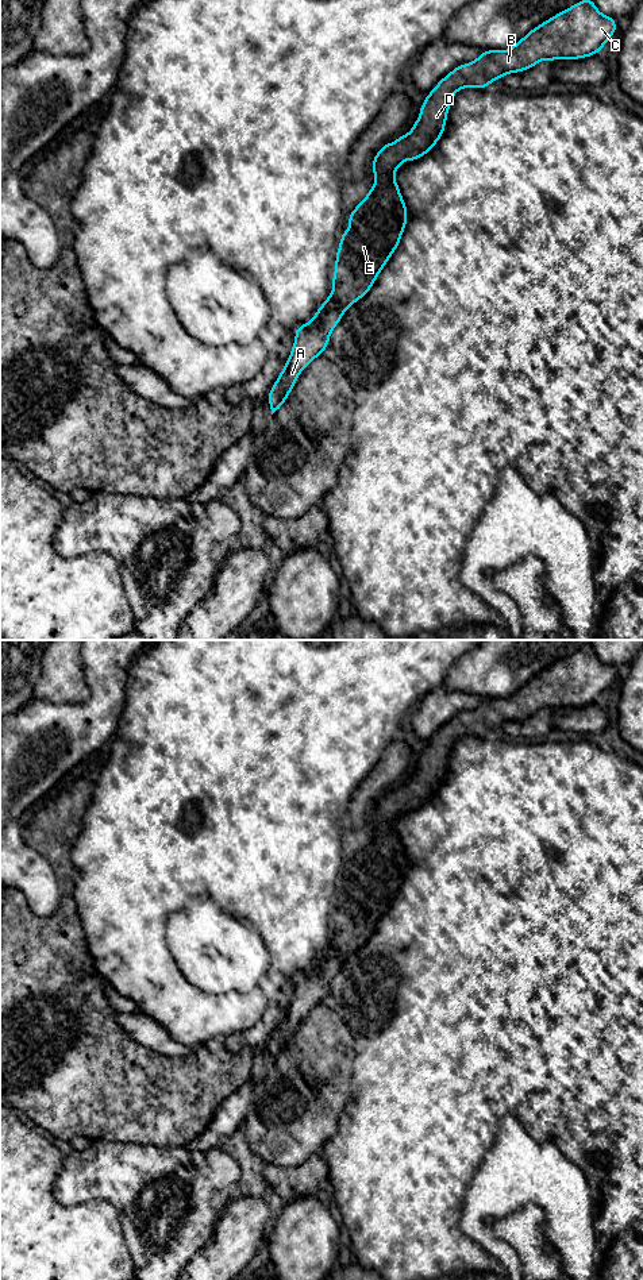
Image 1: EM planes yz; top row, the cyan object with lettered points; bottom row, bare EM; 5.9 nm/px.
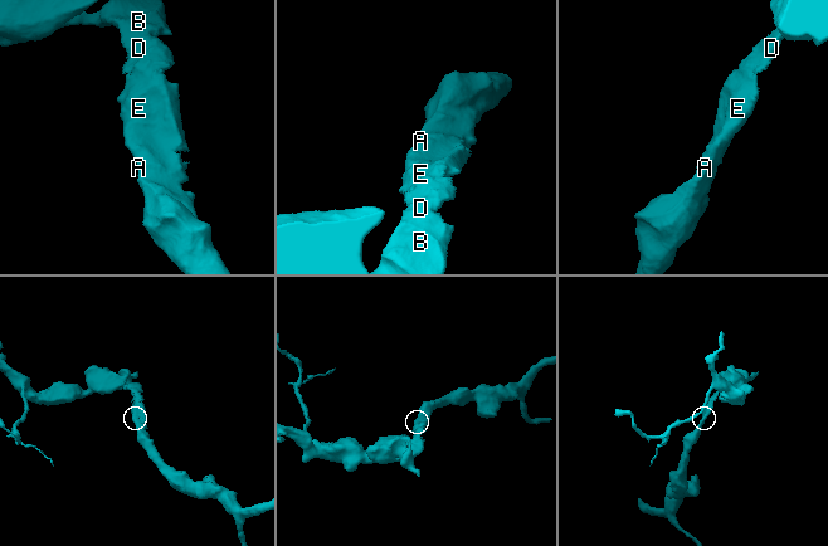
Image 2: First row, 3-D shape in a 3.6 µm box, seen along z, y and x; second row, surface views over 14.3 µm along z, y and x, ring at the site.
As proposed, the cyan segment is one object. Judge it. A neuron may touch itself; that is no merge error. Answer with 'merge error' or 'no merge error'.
no merge error

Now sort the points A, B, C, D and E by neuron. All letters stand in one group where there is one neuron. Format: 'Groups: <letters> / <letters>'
Groups: A B C D E

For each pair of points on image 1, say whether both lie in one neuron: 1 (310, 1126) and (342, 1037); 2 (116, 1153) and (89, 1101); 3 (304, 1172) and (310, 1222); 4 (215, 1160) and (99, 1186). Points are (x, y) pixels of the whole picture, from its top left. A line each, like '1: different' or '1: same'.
1: same
2: different
3: different
4: same

